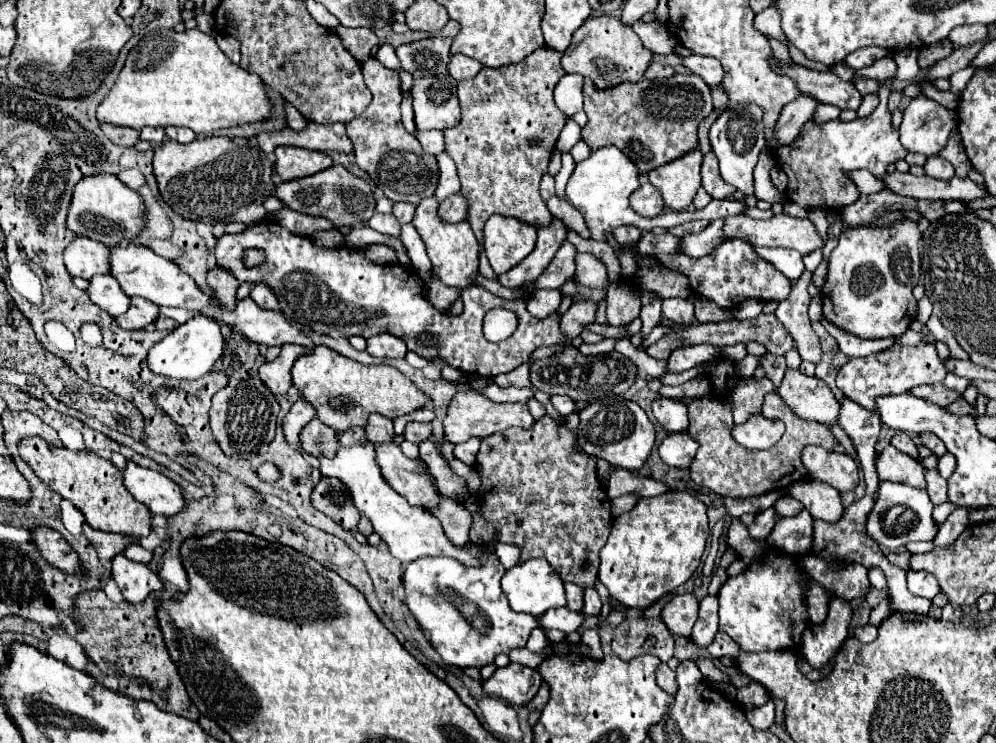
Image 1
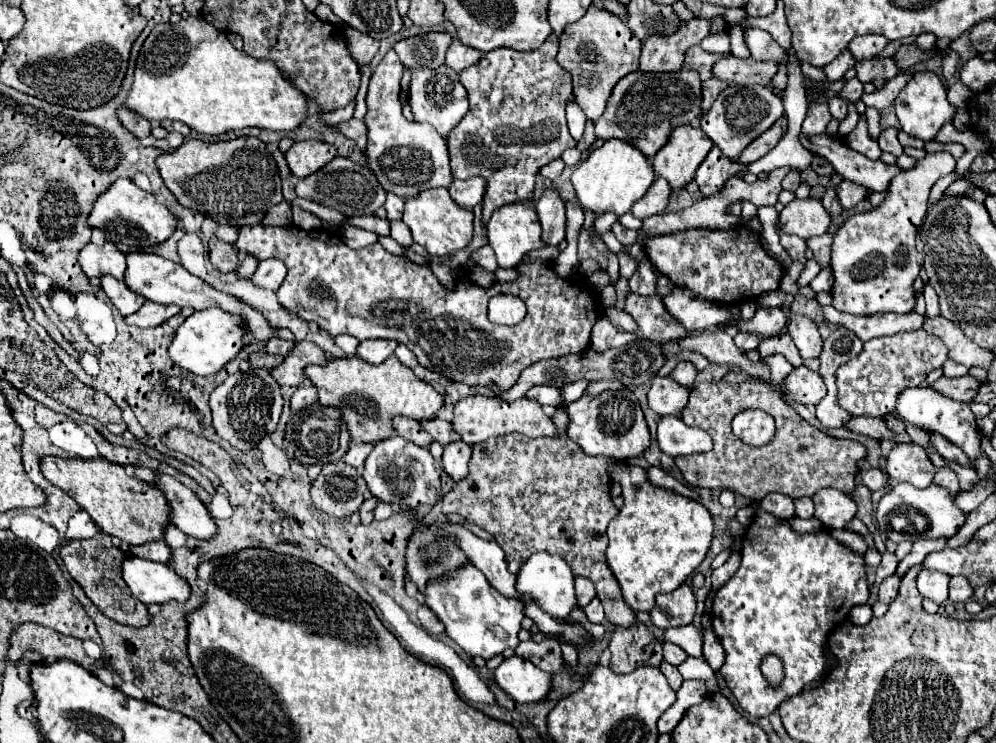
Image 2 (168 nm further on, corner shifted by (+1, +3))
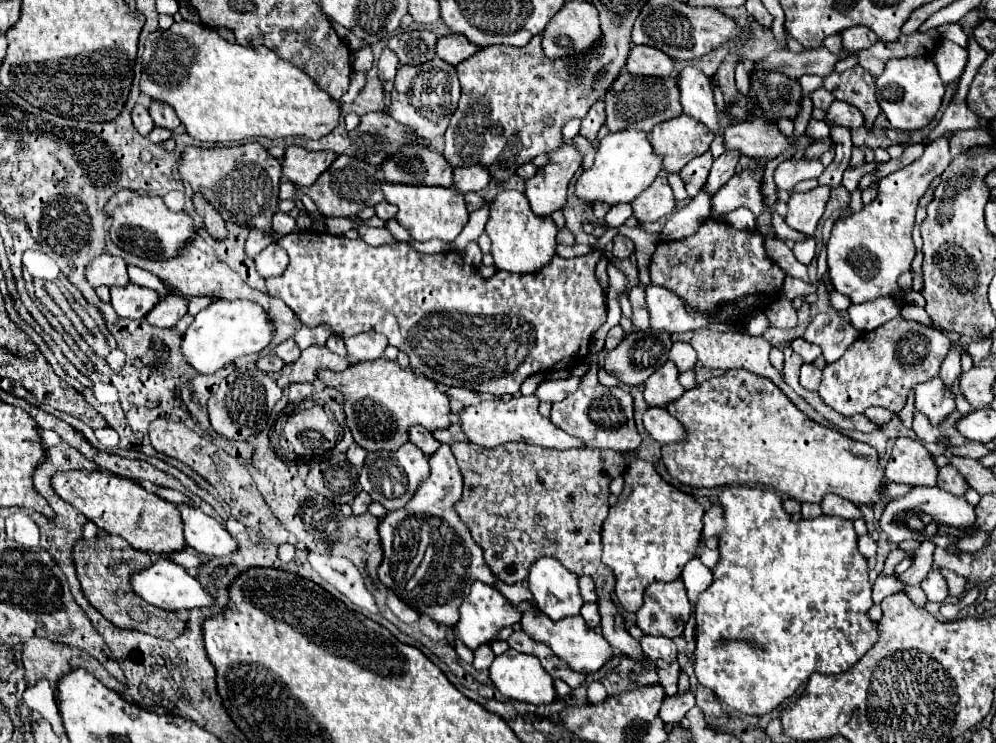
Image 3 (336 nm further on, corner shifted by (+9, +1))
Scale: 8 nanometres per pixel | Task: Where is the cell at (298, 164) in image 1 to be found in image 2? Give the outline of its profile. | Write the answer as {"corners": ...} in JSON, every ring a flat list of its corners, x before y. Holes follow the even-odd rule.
{"corners":[[319,140,295,142,285,152,285,160,289,164,289,170,299,180,313,174,313,172,317,172,327,162,331,162,335,156,337,156,335,146,327,144,327,142,319,142]]}

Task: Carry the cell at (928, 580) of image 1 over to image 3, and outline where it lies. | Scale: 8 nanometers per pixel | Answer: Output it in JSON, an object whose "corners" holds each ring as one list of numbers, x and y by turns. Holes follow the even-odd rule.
{"corners":[[931,570,923,582,921,582,921,588,925,590,927,598,931,602,943,602,947,596,949,596,949,590,947,590,947,582,943,578,943,574,939,570]]}

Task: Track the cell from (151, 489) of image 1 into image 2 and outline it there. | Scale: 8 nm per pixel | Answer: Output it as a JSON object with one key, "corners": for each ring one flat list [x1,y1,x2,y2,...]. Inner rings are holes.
{"corners":[[157,474,151,486,157,486,165,494,171,506,171,524,175,524,181,532,201,540,209,540,215,534,211,514,205,504,191,490,187,490,187,486,167,474]]}

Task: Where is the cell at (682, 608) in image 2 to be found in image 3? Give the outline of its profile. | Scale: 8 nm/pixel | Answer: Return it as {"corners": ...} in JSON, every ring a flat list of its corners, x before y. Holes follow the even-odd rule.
{"corners":[[677,578,675,582,653,582,643,596,643,606,637,610,637,626,651,636,665,636,665,638,679,638,685,630,685,624,691,616,691,604,683,586,683,580]]}

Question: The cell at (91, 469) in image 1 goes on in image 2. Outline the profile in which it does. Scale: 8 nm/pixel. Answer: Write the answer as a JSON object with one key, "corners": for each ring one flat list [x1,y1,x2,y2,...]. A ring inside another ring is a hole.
{"corners":[[45,456,41,460,43,476,67,492,83,510,89,512,93,522,109,536,117,536,127,544,145,544,163,538,163,528,169,524,169,504,157,488,129,476,123,466,103,458,57,458]]}

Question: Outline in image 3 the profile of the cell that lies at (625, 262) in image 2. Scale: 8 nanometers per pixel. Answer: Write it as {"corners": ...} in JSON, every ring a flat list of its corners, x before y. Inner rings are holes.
{"corners":[[617,234,615,238,613,238,613,256,615,258,627,258,633,250,635,250,635,246,633,246,633,242,627,238,627,236,623,236,623,234]]}

